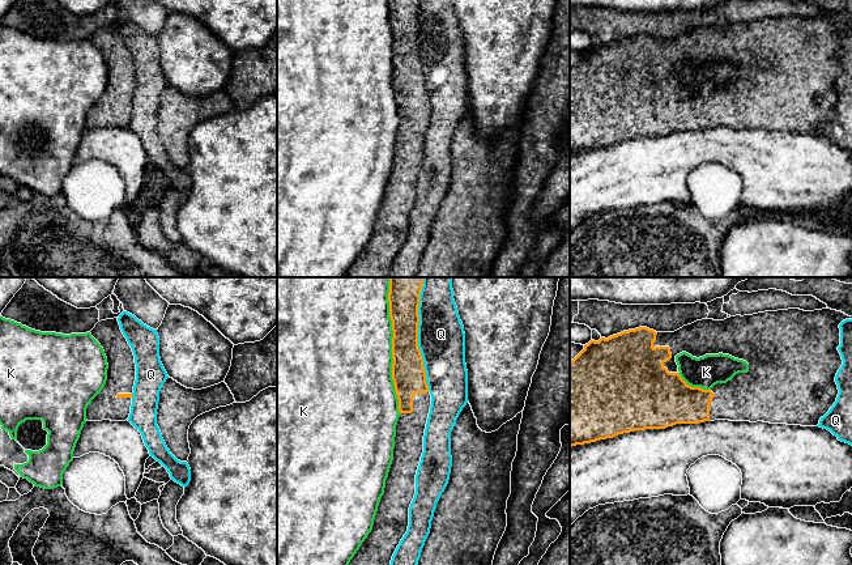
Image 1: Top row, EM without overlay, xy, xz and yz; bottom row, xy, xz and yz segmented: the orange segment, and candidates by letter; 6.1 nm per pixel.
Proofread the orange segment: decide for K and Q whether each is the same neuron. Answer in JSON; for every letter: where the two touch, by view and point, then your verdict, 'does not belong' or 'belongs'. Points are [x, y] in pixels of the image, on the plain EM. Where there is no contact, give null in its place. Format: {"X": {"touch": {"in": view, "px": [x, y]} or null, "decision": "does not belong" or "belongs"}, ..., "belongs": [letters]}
{"K": {"touch": {"in": "xz", "px": [392, 60]}, "decision": "does not belong"}, "Q": {"touch": {"in": "xz", "px": [417, 50]}, "decision": "does not belong"}, "belongs": []}

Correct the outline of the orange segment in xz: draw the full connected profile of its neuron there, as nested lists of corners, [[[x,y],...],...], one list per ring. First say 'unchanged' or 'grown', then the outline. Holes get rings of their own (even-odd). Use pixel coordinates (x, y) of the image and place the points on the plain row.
grown | [[[388,0],[392,27],[392,86],[399,106],[393,167],[374,233],[348,275],[389,277],[392,263],[408,238],[416,182],[431,114],[423,65],[418,55],[421,0]]]

